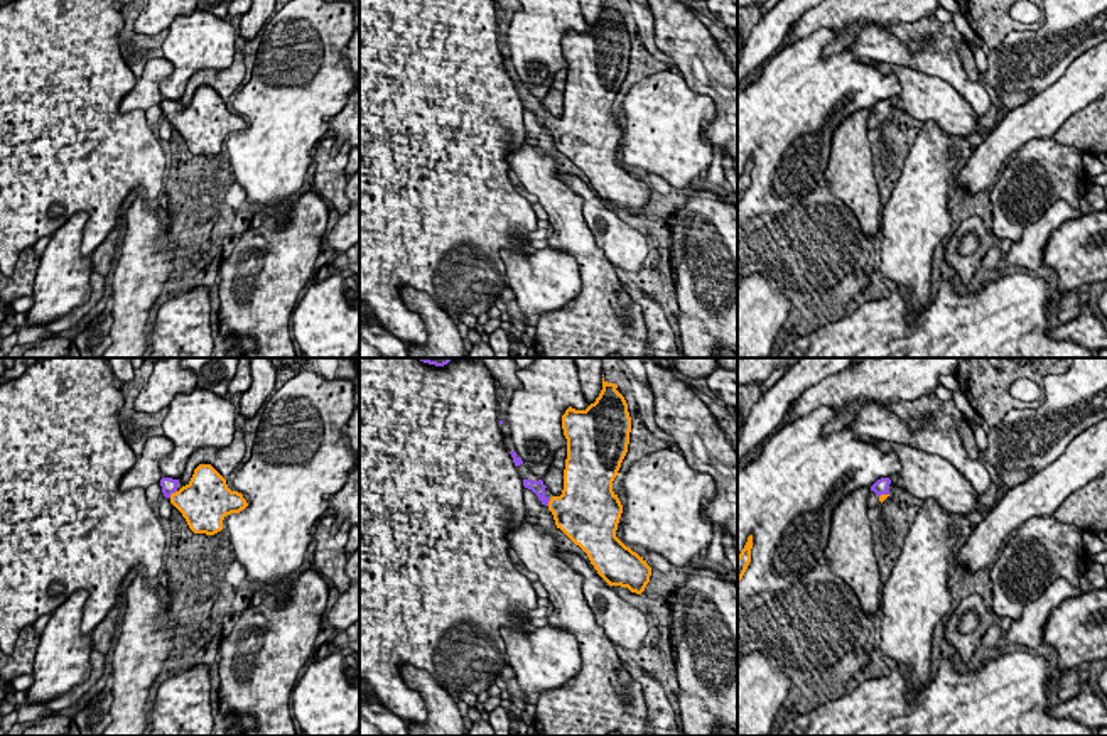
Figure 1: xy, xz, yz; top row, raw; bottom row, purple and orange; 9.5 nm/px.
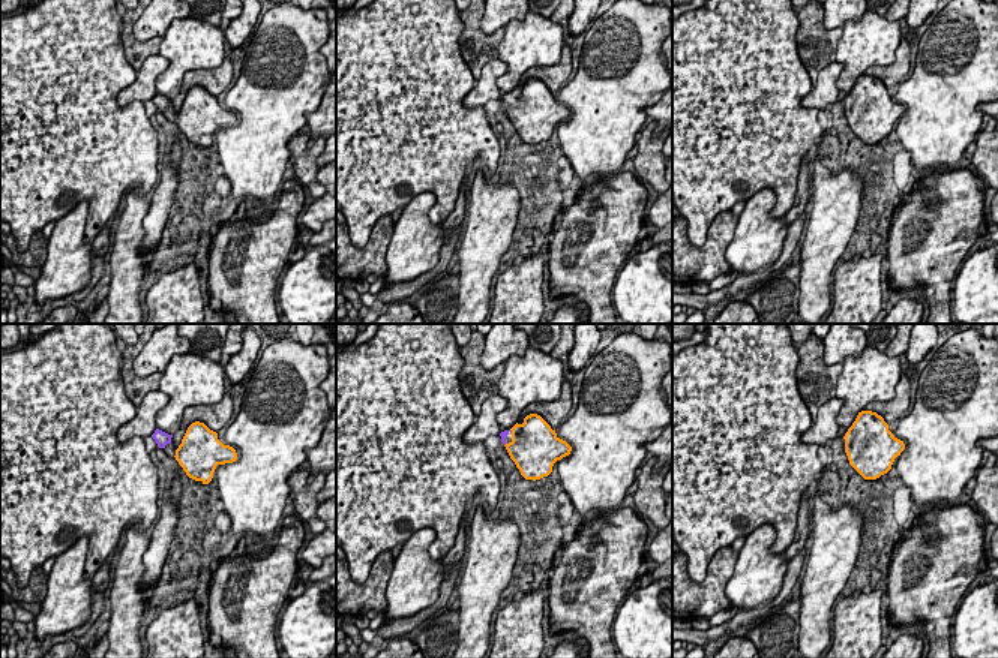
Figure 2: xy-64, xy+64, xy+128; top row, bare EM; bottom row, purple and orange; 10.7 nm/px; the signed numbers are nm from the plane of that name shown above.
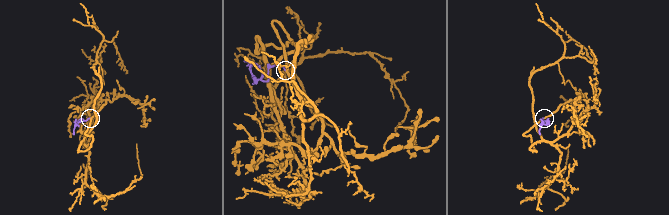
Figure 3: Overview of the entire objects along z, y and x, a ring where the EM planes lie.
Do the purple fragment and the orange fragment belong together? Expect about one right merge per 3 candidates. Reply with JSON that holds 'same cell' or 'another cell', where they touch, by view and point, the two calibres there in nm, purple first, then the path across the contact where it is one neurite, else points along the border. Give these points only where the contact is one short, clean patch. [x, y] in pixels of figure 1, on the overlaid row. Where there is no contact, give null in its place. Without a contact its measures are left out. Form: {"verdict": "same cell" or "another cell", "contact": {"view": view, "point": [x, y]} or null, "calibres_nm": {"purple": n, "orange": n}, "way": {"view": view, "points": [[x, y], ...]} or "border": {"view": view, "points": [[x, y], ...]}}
{"verdict": "same cell", "contact": {"view": "xz", "point": [549, 500]}, "calibres_nm": {"purple": 130, "orange": 380}, "way": {"view": "xz", "points": [[537, 487], [549, 500], [572, 510]]}}

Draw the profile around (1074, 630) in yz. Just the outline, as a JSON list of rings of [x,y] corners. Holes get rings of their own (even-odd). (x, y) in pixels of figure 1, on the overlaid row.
[[[1107,589],[1065,599],[1043,628],[1041,645],[1058,652],[1056,668],[1085,668],[1107,657]]]

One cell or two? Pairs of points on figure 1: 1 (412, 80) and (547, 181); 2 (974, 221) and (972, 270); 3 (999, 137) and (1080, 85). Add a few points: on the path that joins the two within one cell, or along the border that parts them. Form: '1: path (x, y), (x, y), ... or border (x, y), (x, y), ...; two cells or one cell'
1: border (525, 135), (513, 151), (508, 167); two cells
2: path (982, 233), (982, 250), (976, 259); one cell
3: path (1020, 125), (1042, 117), (1060, 100); one cell

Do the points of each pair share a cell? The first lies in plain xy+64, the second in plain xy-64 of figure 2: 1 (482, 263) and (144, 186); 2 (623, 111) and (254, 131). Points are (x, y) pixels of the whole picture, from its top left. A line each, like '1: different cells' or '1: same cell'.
1: different cells
2: same cell

